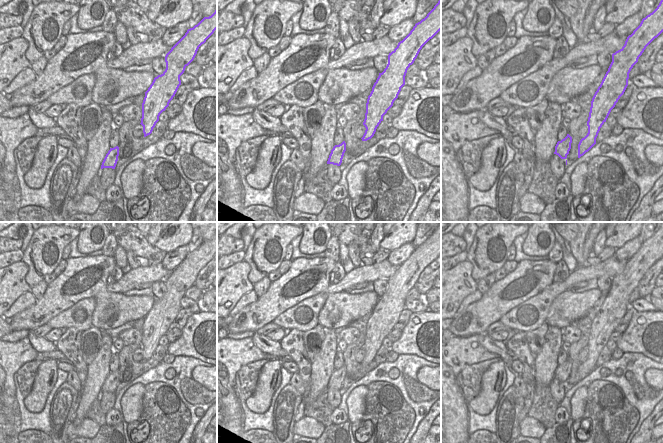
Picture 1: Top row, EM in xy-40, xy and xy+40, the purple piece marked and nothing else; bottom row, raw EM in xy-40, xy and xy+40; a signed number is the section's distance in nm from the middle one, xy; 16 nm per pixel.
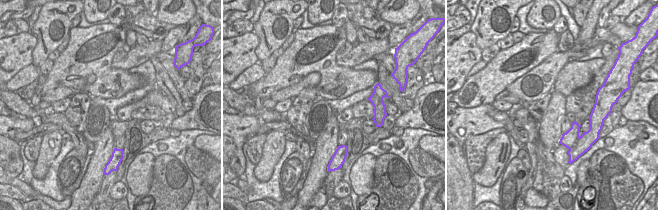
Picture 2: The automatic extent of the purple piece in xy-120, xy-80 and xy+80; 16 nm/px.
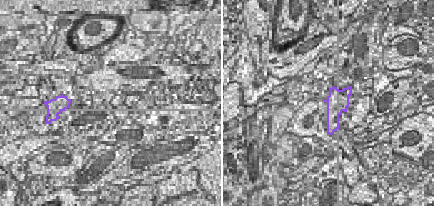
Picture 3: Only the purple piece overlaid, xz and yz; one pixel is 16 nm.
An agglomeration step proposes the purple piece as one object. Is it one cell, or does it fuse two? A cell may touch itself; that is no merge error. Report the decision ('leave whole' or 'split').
split

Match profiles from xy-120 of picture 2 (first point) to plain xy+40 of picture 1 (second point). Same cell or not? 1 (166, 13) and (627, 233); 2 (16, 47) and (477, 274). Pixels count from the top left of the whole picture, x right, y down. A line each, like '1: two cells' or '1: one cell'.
1: one cell
2: two cells

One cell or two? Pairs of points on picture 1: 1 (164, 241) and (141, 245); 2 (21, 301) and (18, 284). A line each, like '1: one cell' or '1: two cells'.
1: two cells
2: two cells

